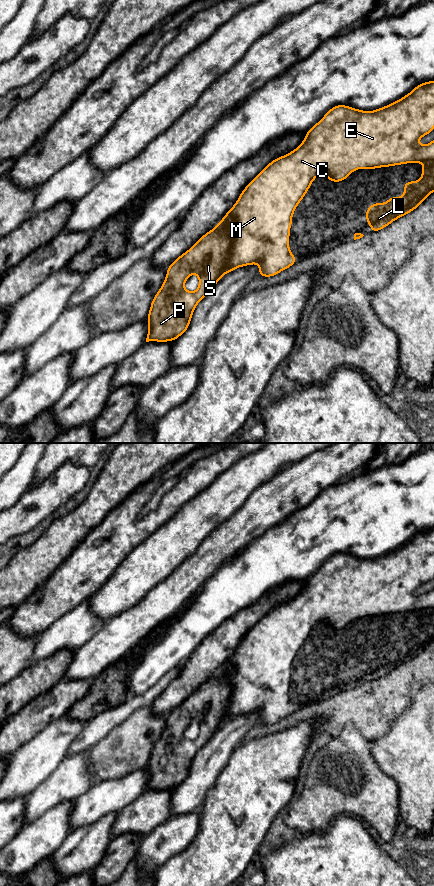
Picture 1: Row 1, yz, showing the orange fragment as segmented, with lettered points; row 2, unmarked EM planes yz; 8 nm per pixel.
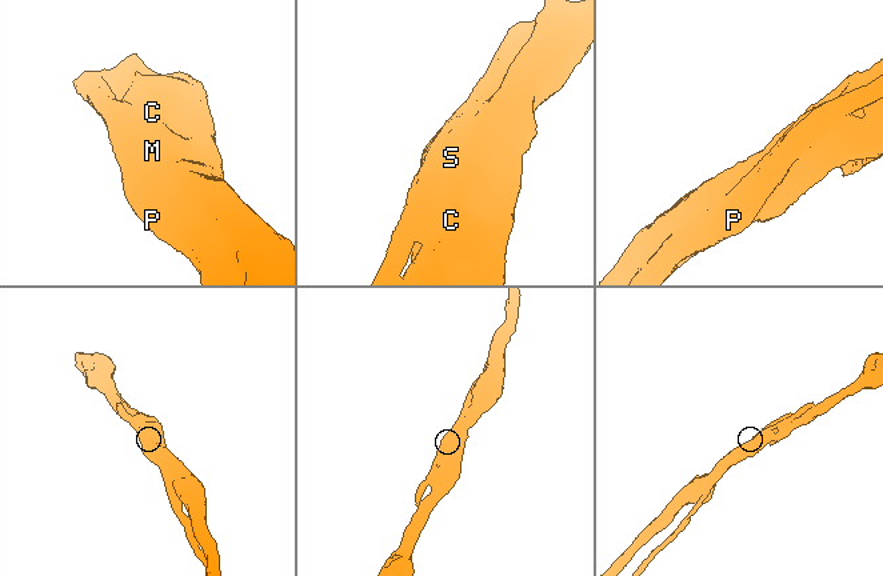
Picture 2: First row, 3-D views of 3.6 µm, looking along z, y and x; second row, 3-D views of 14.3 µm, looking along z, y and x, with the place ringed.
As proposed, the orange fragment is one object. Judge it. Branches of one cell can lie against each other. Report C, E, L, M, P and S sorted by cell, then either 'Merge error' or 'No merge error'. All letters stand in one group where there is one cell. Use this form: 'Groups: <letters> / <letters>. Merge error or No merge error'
Groups: C E L M / P S. Merge error

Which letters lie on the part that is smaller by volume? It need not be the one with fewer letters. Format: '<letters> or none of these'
P, S

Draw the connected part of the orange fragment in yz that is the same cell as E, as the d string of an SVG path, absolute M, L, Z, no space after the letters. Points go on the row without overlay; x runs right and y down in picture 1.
M434 528L417 533L409 542L405 543L401 547L374 559L361 559L359 557L355 557L347 553L336 553L333 556L331 556L318 571L316 571L312 576L310 576L307 579L306 584L299 595L297 595L290 601L273 608L251 630L247 632L245 637L241 640L234 654L225 662L224 666L218 670L217 674L221 673L223 670L226 671L226 673L229 675L230 683L232 686L230 704L228 709L226 710L224 717L222 718L222 724L241 714L248 714L258 711L259 712L258 723L261 723L263 725L272 725L296 711L296 705L291 701L289 697L289 684L290 684L290 675L292 673L292 664L299 650L304 646L305 642L310 636L313 628L320 622L327 625L331 630L341 630L344 629L348 625L348 623L352 622L353 619L356 617L375 617L407 611L423 611L424 613L422 617L421 626L418 629L414 630L408 629L404 631L403 645L389 645L387 651L373 651L372 653L370 653L368 657L366 657L365 665L370 676L372 677L372 680L374 681L388 674L393 669L399 667L403 663L412 660L414 657L416 657L419 653L421 653L424 650L425 646L428 643L434 640L434 588L426 593L418 592L418 588L421 585L431 581L433 577L434 577Z

